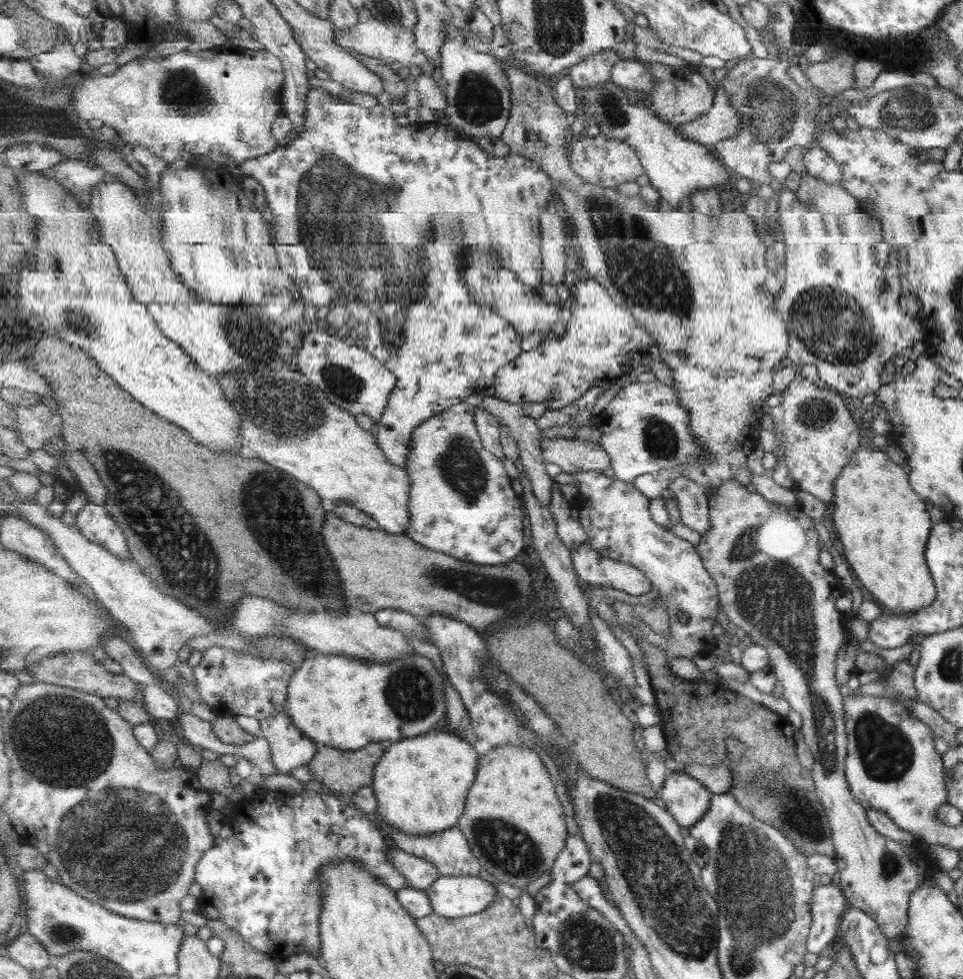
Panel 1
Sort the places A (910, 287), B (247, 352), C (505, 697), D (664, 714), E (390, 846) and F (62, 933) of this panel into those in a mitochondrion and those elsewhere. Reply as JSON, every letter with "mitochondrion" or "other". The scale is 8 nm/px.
{"A":"other","B":"mitochondrion","C":"other","D":"other","E":"other","F":"mitochondrion"}

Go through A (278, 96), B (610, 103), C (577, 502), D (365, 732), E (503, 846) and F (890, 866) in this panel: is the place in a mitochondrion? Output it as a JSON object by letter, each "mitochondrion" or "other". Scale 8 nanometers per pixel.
{"A":"other","B":"mitochondrion","C":"other","D":"other","E":"mitochondrion","F":"mitochondrion"}

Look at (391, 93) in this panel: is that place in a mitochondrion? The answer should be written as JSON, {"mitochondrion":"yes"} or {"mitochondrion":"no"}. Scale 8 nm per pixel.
{"mitochondrion":"no"}

